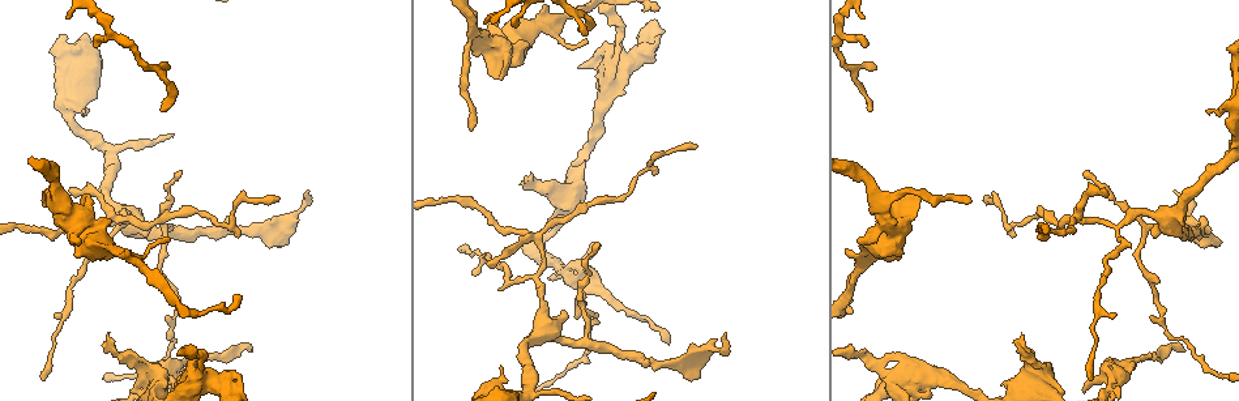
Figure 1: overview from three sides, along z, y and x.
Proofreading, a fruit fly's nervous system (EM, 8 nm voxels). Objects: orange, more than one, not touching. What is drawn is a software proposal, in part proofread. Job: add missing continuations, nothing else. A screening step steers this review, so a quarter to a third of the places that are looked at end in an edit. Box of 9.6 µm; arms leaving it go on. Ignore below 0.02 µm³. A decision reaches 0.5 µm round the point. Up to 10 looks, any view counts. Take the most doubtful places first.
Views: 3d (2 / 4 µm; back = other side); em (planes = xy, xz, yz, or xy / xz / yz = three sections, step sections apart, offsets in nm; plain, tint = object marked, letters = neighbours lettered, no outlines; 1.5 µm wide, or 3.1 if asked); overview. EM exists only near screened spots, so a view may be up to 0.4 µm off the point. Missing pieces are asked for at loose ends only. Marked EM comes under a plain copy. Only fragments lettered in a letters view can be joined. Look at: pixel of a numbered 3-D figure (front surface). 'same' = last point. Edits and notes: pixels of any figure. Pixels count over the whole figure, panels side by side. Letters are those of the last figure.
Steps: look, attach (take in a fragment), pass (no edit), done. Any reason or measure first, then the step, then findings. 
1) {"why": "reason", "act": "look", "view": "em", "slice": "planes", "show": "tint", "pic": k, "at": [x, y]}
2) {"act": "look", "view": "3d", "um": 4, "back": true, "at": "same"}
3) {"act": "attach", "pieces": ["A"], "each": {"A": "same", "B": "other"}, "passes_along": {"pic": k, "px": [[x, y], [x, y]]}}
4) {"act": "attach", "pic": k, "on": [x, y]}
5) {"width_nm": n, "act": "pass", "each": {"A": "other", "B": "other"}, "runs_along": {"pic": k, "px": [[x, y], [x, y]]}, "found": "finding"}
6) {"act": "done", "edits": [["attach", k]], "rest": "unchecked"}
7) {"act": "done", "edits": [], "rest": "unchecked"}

{"why": "an open end", "act": "look", "view": "em", "slice": "xz", "step": 8, "show": "letters", "pic": 1, "at": [523, 182]}

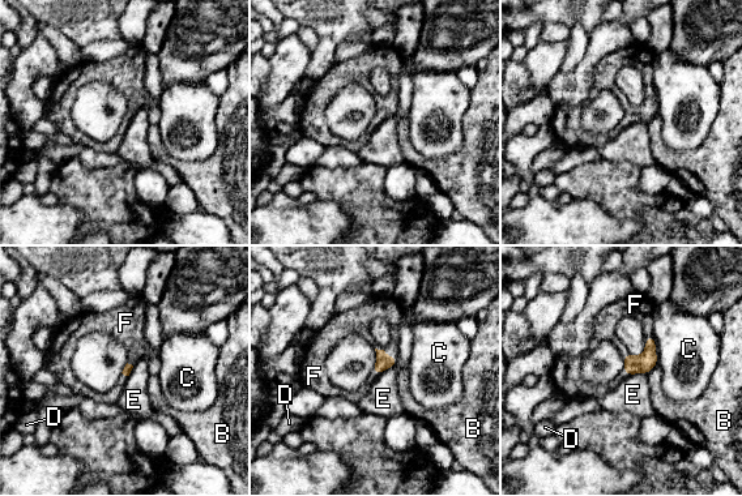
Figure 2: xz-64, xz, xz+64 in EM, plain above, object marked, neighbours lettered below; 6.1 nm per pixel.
{"width_nm": 110, "act": "attach", "pieces": ["F"], "each": {"B": "other", "C": "other", "D": "other", "E": "other", "F": "same"}, "found": "the cell continues"}

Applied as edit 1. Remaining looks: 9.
{"act": "look", "view": "overview"}

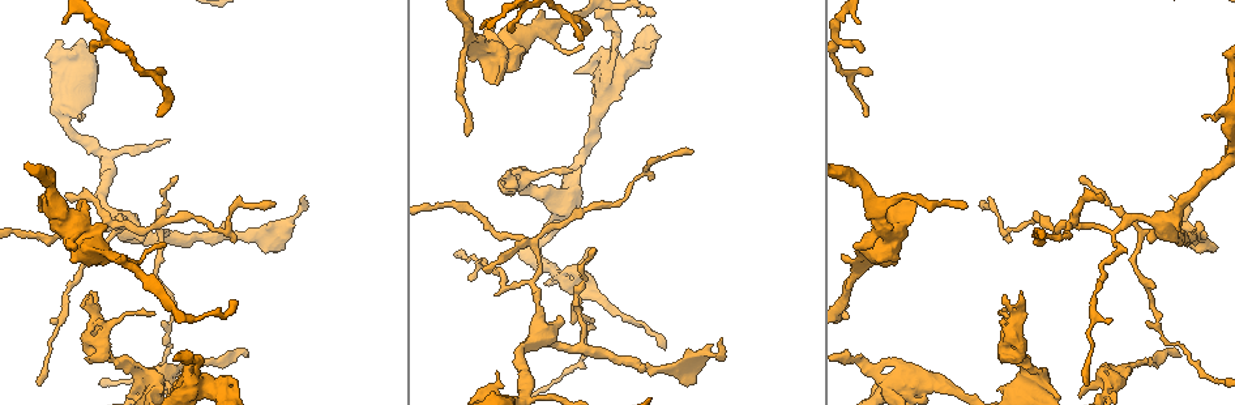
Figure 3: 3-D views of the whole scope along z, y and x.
{"act": "look", "view": "3d", "um": 2, "pic": 3, "at": [237, 300]}

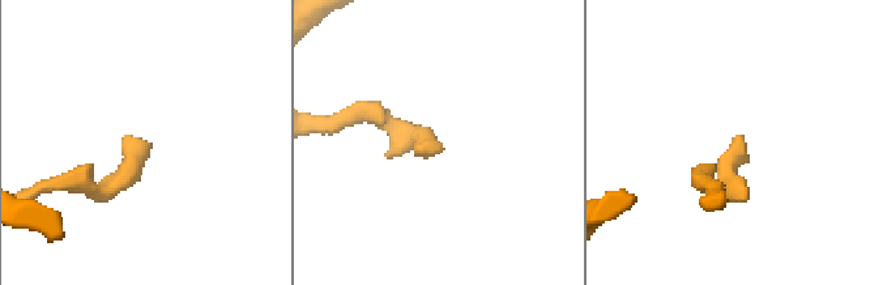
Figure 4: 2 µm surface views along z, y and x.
{"why": "now the EM", "act": "look", "view": "em", "slice": "planes", "show": "letters", "pic": 4, "at": [436, 149]}

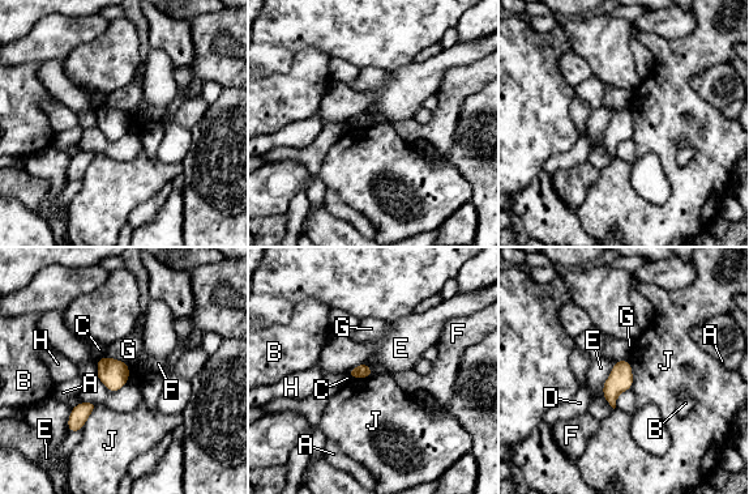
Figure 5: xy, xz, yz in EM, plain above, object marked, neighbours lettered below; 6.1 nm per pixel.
{"act": "pass", "each": {"A": "other", "B": "other", "C": "other", "D": "other", "E": "other", "F": "other", "G": "other", "H": "other", "J": "other"}, "border": {"pic": 5, "px": [[628, 360], [632, 367], [632, 388]]}, "found": "no lettered fragment goes on from it"}

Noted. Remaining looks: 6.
{"act": "look", "view": "em", "slice": "planes", "show": "letters", "pic": 3, "at": [468, 134]}

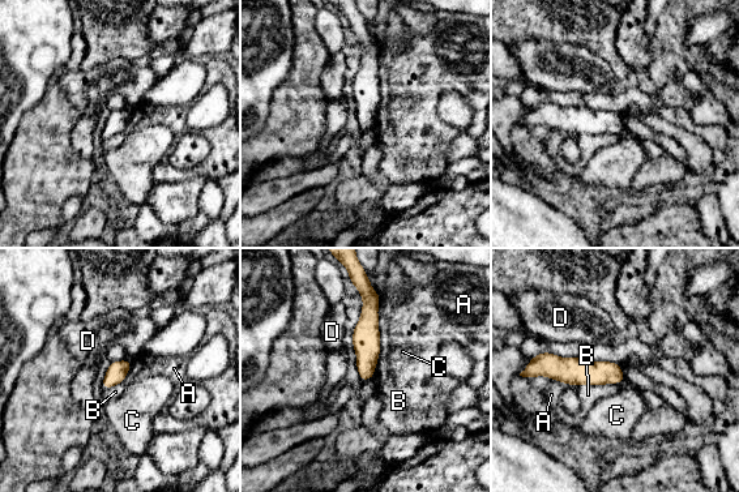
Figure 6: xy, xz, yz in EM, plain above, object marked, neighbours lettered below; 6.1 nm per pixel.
{"width_nm": 130, "act": "pass", "each": {"A": "other", "B": "other", "C": "other", "D": "other"}, "border": {"pic": 6, "px": [[626, 379], [620, 383], [575, 386]]}, "found": "none of them fits"}

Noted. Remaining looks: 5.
{"why": "an open end", "act": "look", "view": "em", "slice": "xy", "step": 8, "show": "letters", "pic": 3, "at": [460, 254]}

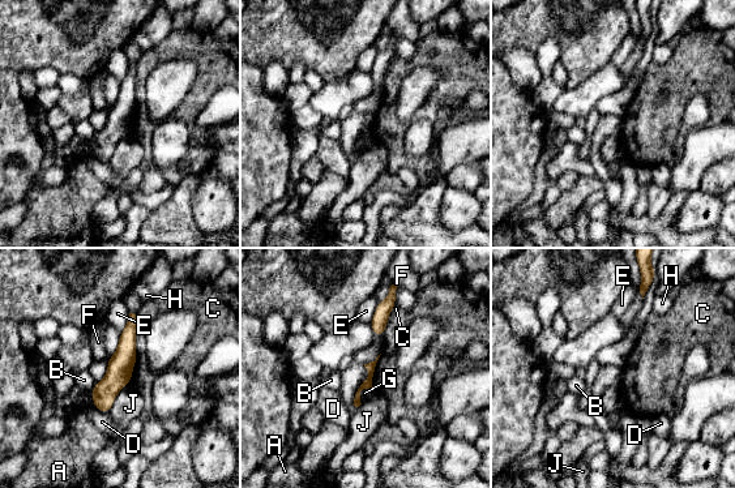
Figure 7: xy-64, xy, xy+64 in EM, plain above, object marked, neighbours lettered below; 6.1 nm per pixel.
{"why": "cut it another way", "act": "look", "view": "em", "slice": "planes", "show": "letters", "at": "same"}

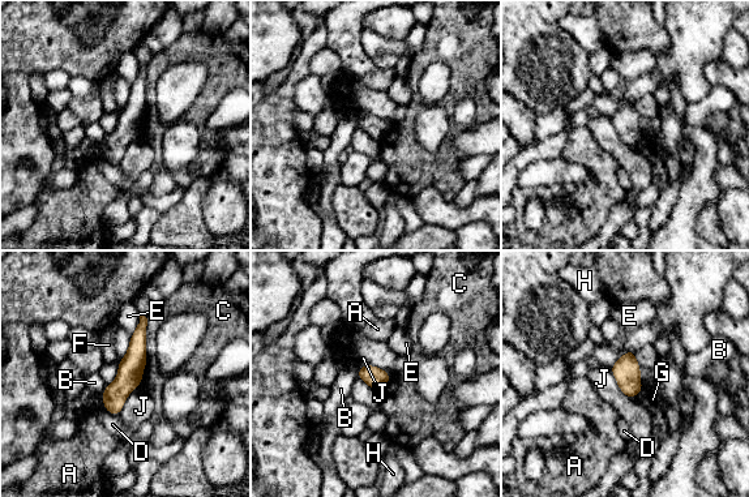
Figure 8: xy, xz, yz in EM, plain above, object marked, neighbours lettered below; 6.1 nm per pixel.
{"longest_contact_nm": ["J", 260], "act": "pass", "each": {"A": "other", "B": "other", "C": "other", "D": "other", "E": "other", "F": "other", "G": "other", "H": "other", "J": "other"}, "border": {"pic": 8, "px": [[610, 368], [619, 389], [637, 397]]}, "found": "no lettered fragment goes on from it"}

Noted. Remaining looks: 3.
{"act": "done", "edits": [["attach", 2]], "rest": "unchecked"}

